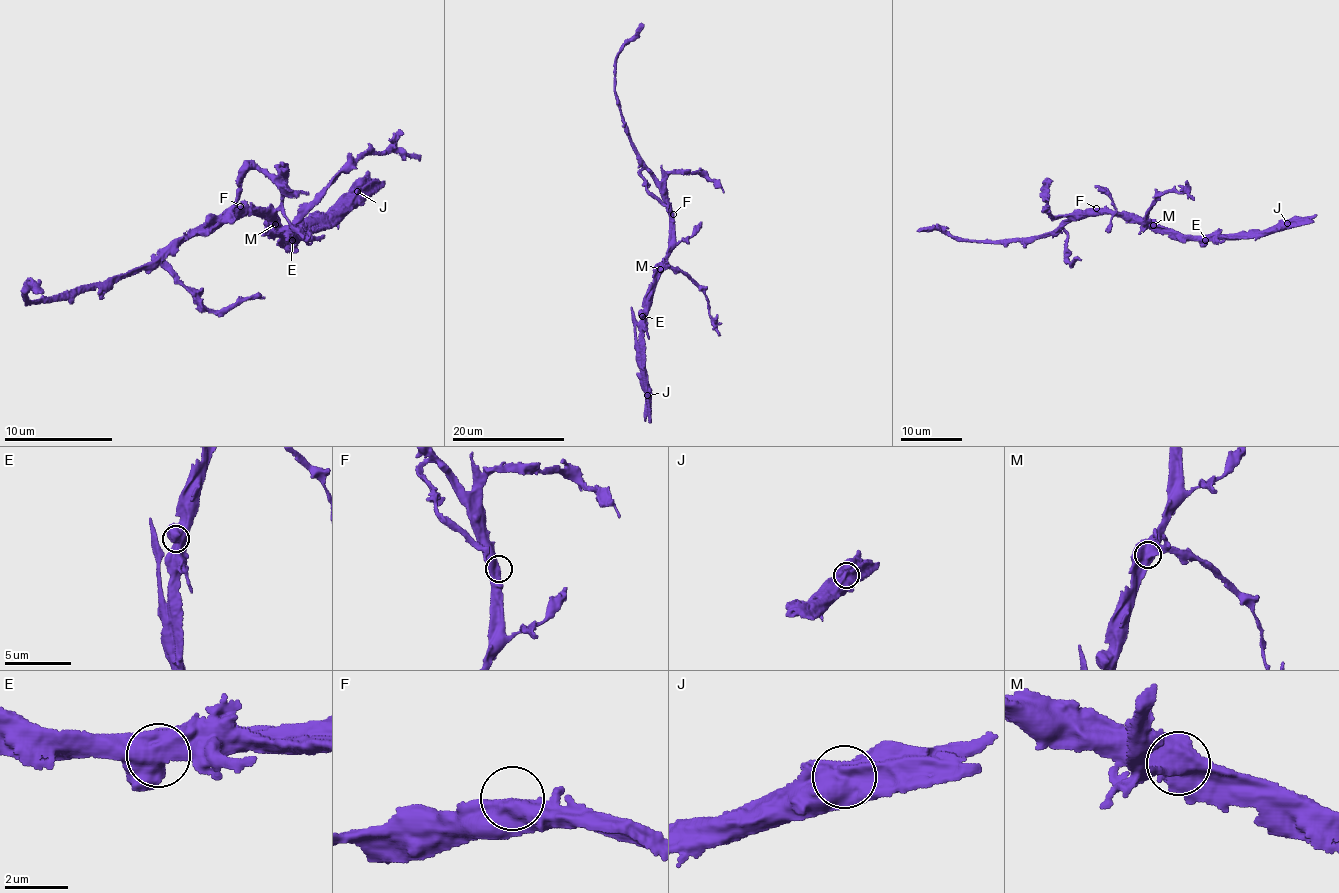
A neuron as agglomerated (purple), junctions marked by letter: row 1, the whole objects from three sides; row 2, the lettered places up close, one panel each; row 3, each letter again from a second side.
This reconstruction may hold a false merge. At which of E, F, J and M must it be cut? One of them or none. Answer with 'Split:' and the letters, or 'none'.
Split: J

